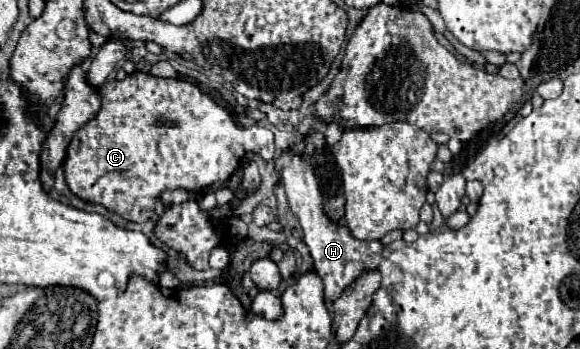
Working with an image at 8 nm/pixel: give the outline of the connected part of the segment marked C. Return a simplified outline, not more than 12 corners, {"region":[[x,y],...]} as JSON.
{"region":[[133,72],[75,132],[69,190],[147,222],[273,132],[195,84]]}

